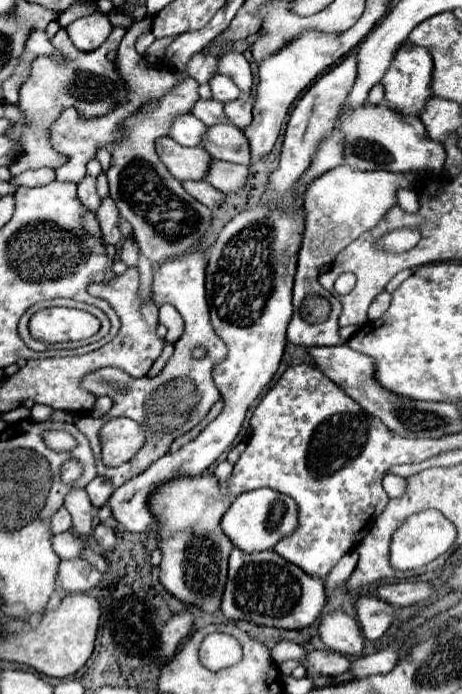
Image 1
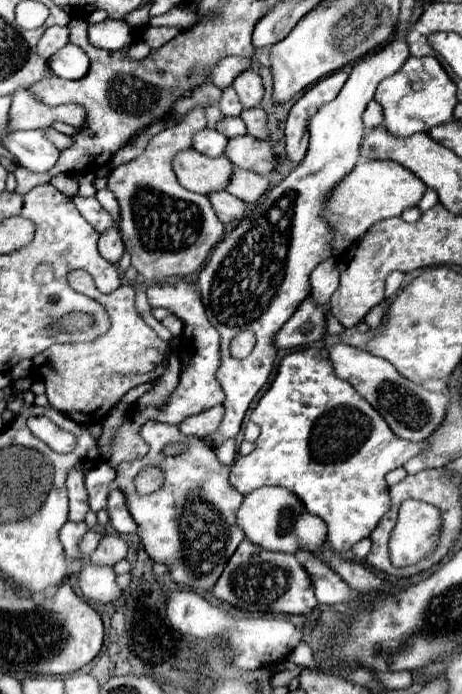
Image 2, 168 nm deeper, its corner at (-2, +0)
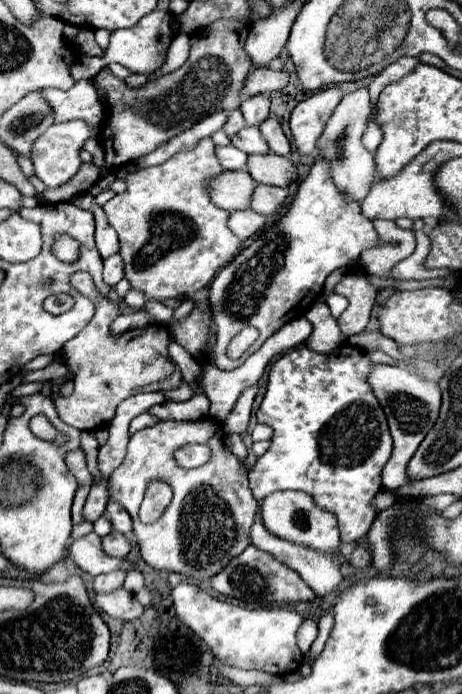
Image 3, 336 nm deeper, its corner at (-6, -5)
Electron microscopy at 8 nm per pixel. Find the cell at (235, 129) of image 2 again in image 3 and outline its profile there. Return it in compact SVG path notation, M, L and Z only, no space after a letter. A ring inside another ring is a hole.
M254 126L252 128L242 128L236 136L230 138L230 142L236 148L244 150L246 154L264 154L264 152L268 152L268 144L264 142L264 136Z

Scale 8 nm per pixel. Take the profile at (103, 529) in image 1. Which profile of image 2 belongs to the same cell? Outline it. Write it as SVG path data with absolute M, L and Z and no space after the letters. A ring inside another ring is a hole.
M106 535L100 543L100 547L90 555L90 563L92 565L106 565L106 567L114 567L118 561L122 561L126 557L128 545L124 539L120 539L118 535Z

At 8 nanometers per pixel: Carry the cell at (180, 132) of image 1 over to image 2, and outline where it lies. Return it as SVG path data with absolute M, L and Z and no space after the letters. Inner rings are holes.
M210 129L196 133L194 139L196 139L194 149L208 157L222 157L226 151L226 145L228 145L228 137L224 137L218 131L210 131Z

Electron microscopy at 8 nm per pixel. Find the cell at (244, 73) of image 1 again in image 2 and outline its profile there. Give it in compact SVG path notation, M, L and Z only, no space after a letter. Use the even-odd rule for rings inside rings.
M244 71L232 85L240 97L240 103L244 109L258 107L262 97L264 97L264 87L260 81L260 75L256 71Z

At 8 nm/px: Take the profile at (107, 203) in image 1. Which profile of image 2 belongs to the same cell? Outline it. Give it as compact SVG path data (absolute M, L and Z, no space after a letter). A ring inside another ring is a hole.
M116 227L108 229L106 233L102 233L98 249L100 249L100 255L104 259L108 259L112 265L116 265L122 259L122 255L124 255L124 243L122 243L122 237L116 231Z

